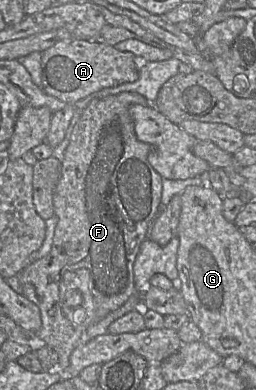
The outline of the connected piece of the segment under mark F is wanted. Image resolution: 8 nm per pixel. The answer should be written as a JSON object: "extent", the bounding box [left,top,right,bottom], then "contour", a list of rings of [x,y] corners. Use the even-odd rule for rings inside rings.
{"extent":[17,92,162,372],"contour":[[[123,92],[93,100],[82,112],[74,126],[70,141],[61,161],[61,174],[53,195],[54,215],[58,222],[54,231],[50,253],[26,266],[17,276],[22,294],[36,304],[41,313],[42,326],[35,335],[32,352],[41,362],[43,370],[67,372],[72,352],[81,344],[81,328],[73,324],[69,316],[74,313],[73,305],[78,301],[60,299],[60,281],[66,271],[87,269],[89,288],[95,304],[95,322],[122,306],[136,292],[134,262],[147,231],[161,212],[162,176],[148,161],[152,146],[138,140],[134,123],[129,113],[132,105],[149,104],[142,95]]]}

